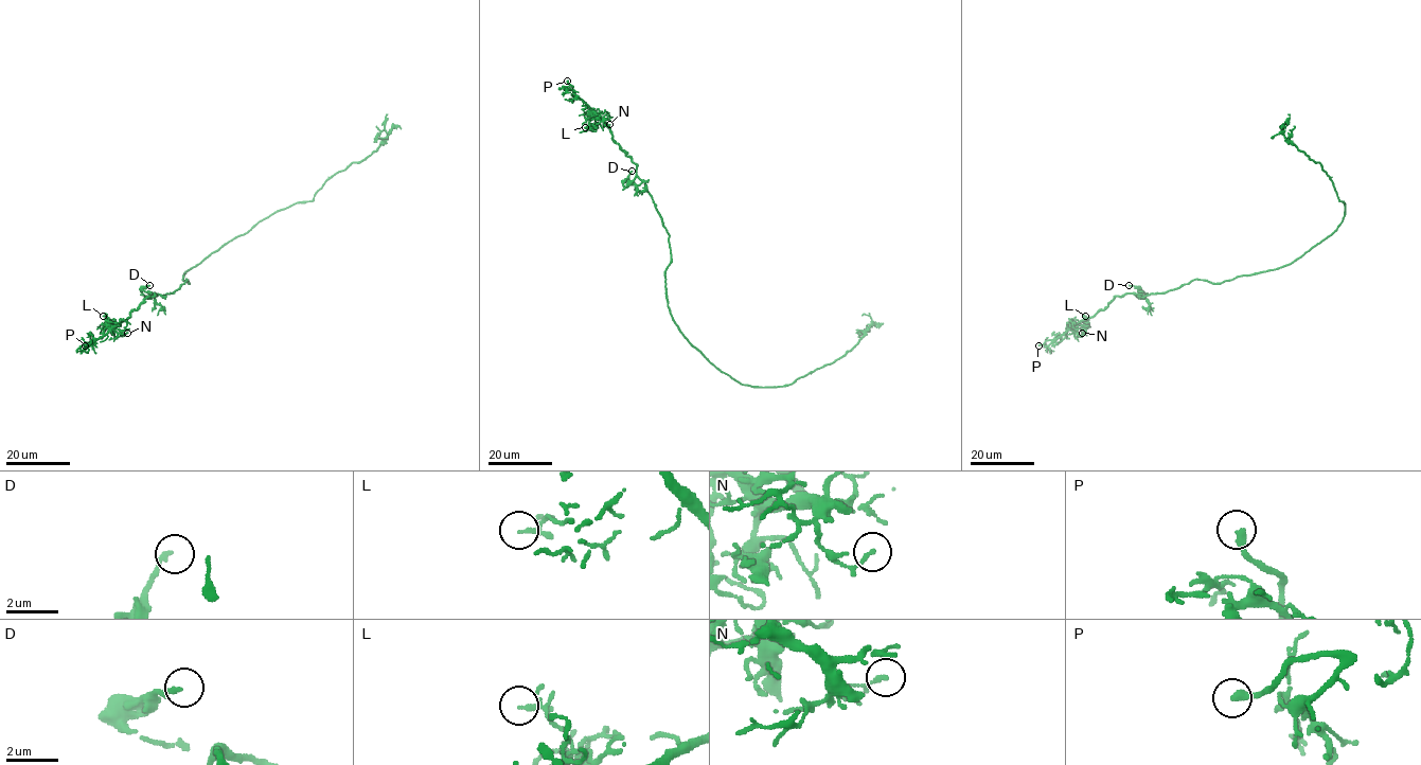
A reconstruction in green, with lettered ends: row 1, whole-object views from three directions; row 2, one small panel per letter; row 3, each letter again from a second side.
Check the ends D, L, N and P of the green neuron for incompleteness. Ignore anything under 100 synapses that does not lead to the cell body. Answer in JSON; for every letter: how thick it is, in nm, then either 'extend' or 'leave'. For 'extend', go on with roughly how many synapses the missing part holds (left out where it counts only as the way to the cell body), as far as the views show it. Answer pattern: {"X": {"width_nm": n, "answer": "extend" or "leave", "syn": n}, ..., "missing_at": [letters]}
{"D": {"width_nm": 190, "answer": "leave"}, "L": {"width_nm": 110, "answer": "leave"}, "N": {"width_nm": 100, "answer": "leave"}, "P": {"width_nm": 300, "answer": "extend"}, "missing_at": ["P"]}

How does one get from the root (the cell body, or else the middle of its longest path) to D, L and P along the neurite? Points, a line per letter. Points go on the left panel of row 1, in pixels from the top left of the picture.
D: (192, 268), (183, 273), (182, 280), (189, 283), (187, 279), (177, 289), (162, 297), (143, 289), (149, 285)
L: (192, 268), (183, 273), (189, 283), (187, 279), (162, 297), (154, 294), (113, 326), (103, 316)
P: (192, 268), (183, 273), (189, 283), (187, 279), (162, 297), (154, 294), (126, 320), (85, 345)

